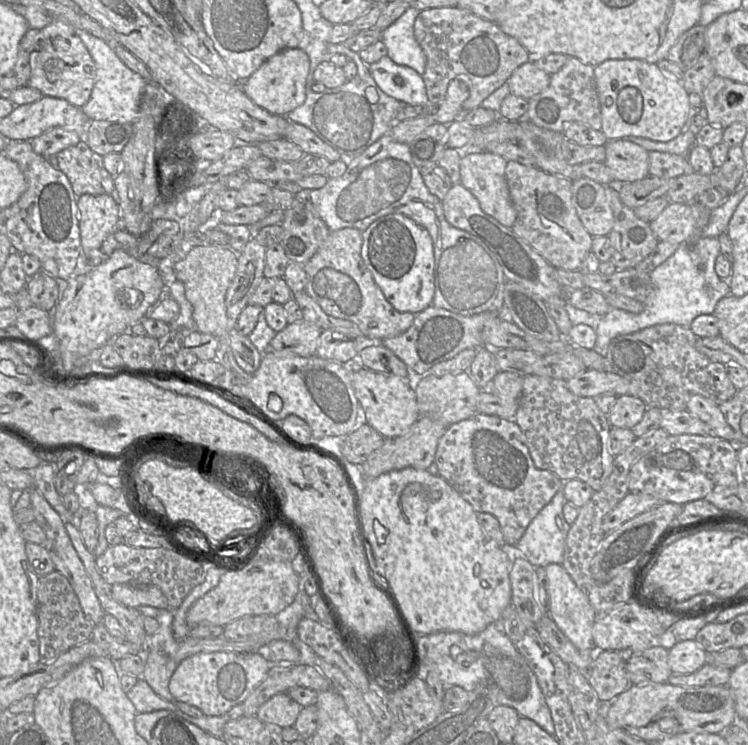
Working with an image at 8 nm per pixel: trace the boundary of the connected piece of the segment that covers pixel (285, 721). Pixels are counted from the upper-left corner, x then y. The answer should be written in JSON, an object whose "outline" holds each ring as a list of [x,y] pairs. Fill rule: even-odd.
{"outline":[[[279,693],[260,706],[256,717],[264,724],[287,728],[294,726],[302,708],[287,693]]]}

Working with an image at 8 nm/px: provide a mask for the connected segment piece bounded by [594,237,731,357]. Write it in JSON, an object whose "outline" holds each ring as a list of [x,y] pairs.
{"outline":[[[701,237],[696,241],[681,243],[666,261],[650,273],[653,289],[643,302],[641,313],[633,314],[610,308],[604,316],[596,319],[594,350],[605,357],[610,342],[620,335],[658,324],[671,323],[689,327],[697,316],[713,314],[717,302],[731,294],[727,280],[721,279],[715,271],[715,261],[720,254],[720,243],[716,237]]]}

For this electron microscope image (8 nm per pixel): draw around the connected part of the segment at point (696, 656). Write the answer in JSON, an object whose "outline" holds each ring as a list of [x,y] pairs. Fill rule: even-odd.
{"outline":[[[695,640],[676,643],[668,650],[668,665],[673,674],[692,674],[709,660],[709,654]]]}

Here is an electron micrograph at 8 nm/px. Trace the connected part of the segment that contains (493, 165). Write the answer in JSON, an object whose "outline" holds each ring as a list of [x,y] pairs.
{"outline":[[[487,151],[463,152],[460,159],[460,183],[478,200],[481,209],[506,227],[512,227],[517,216],[506,182],[507,160]]]}

